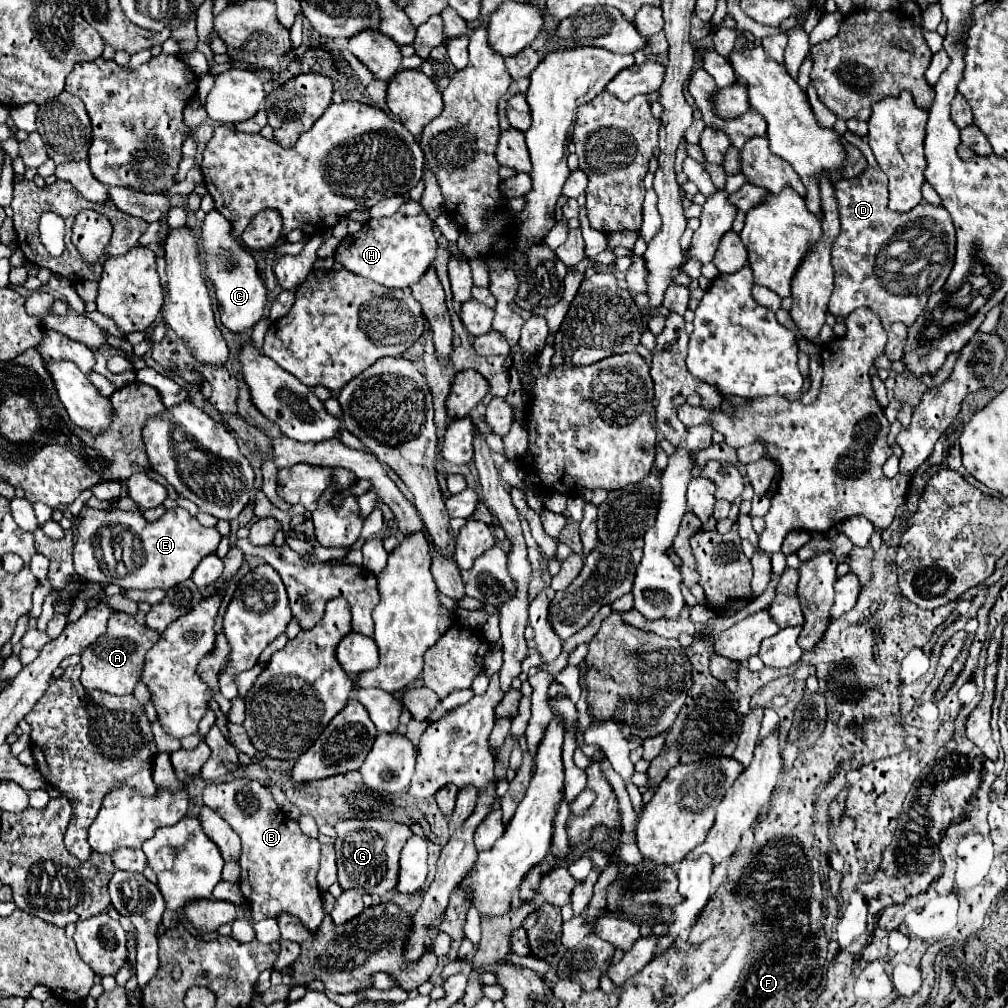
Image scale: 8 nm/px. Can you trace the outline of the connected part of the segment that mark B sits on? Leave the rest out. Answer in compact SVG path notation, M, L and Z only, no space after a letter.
M249 778L233 782L209 784L203 790L203 804L225 818L241 838L241 892L249 902L253 922L275 918L279 912L291 912L315 932L325 910L321 890L317 886L319 870L319 842L301 832L297 822L283 818L269 790Z

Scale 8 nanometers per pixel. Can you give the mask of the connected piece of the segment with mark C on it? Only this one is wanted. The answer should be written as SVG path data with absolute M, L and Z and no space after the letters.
M211 210L203 220L201 246L207 256L207 276L213 282L219 300L221 324L231 332L243 332L247 328L253 328L263 316L267 290L257 274L257 264L253 256L239 242L233 240L231 224L217 210Z

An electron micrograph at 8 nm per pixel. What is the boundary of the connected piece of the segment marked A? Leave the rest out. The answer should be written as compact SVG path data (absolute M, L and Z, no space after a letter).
M113 612L109 618L109 626L105 636L97 640L97 644L87 646L81 654L81 664L83 664L83 674L81 674L81 684L87 690L103 690L109 694L131 694L133 688L139 682L139 674L143 670L143 658L147 650L159 640L159 632L149 630L147 626L139 626L133 616L125 612Z

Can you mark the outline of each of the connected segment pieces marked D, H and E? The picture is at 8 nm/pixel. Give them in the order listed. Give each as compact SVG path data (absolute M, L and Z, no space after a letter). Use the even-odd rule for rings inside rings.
M873 166L855 178L835 180L833 188L839 202L841 232L831 248L835 288L829 298L829 312L845 318L855 308L867 306L881 316L885 330L893 322L911 326L923 312L929 294L943 288L955 262L955 228L949 212L925 200L909 212L891 212L887 208L887 176ZM913 260L923 264L919 278L903 278L897 270Z
M407 200L393 216L369 220L361 232L343 238L335 252L335 260L347 270L387 288L409 288L411 284L417 284L425 270L433 264L435 250L437 242L431 218L419 202Z
M83 508L79 516L81 516L79 540L73 550L75 572L79 574L79 578L83 578L87 582L97 582L97 584L113 582L121 588L167 590L167 588L177 586L179 582L191 578L197 564L205 556L213 554L221 540L221 534L215 528L201 526L197 522L197 518L191 516L183 508L171 508L159 520L153 520L153 522L145 520L141 510L105 512L105 510ZM111 532L119 534L119 550L121 550L119 558L115 556L115 550L103 552L107 548L105 546L107 536L109 536L109 544L113 542Z

